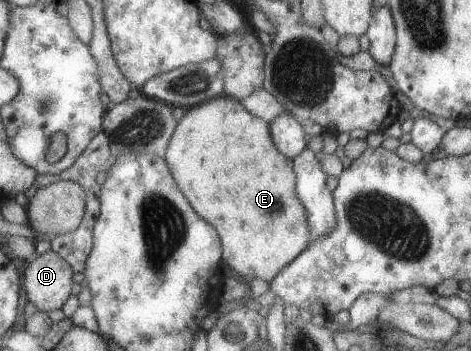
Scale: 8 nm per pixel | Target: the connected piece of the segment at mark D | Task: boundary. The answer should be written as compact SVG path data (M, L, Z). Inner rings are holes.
M49 249L25 264L21 283L27 300L38 312L48 313L52 309L60 309L68 299L72 275L74 273L68 263Z

